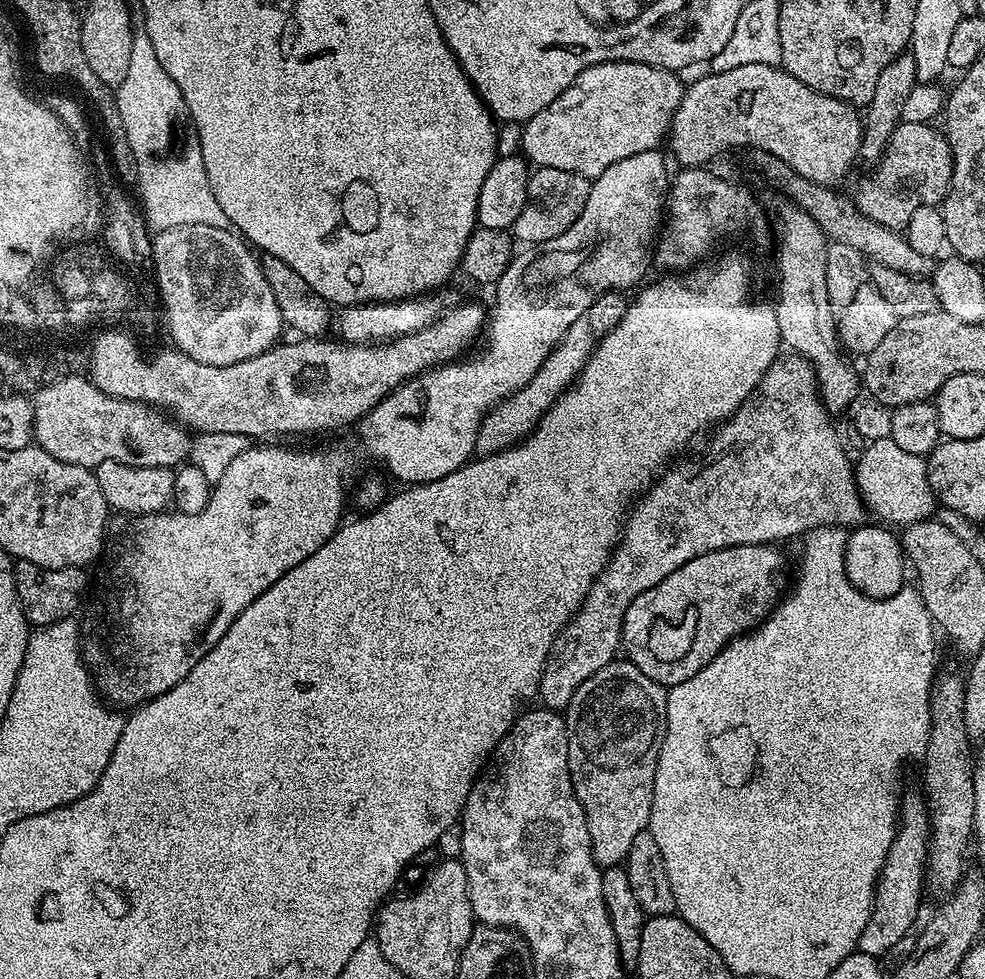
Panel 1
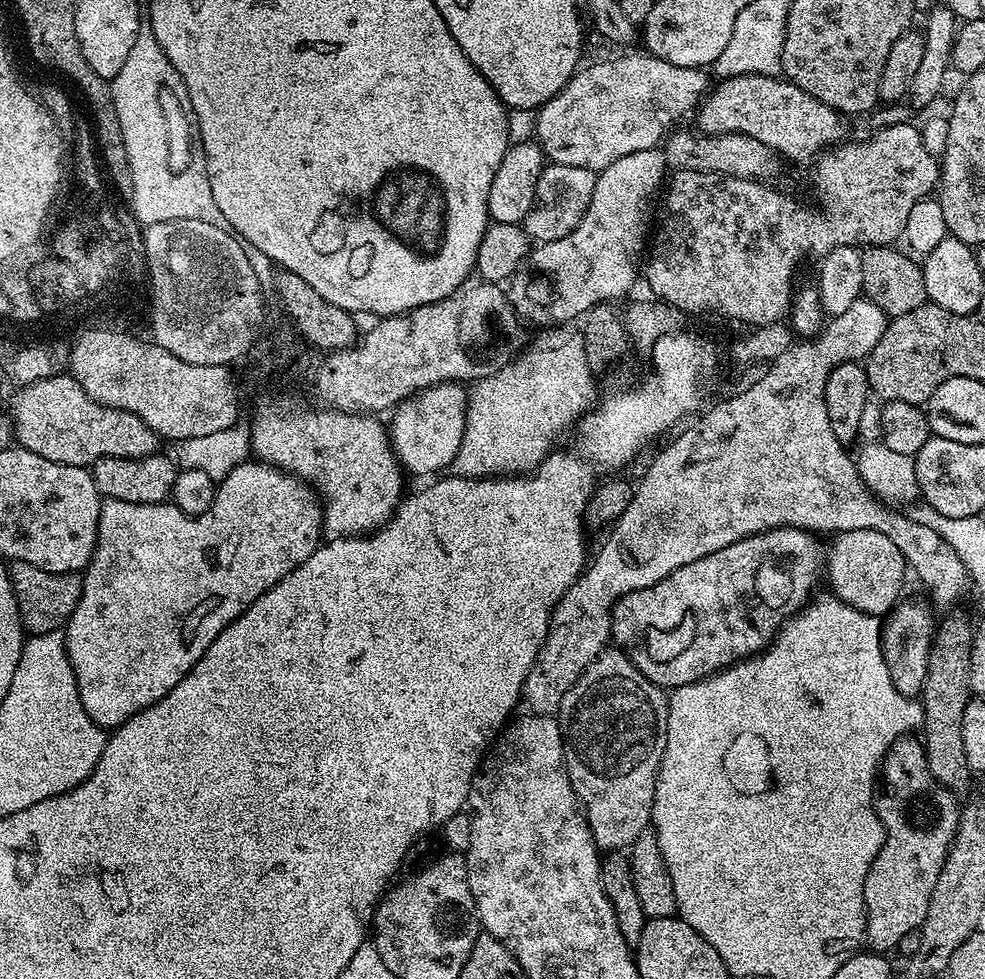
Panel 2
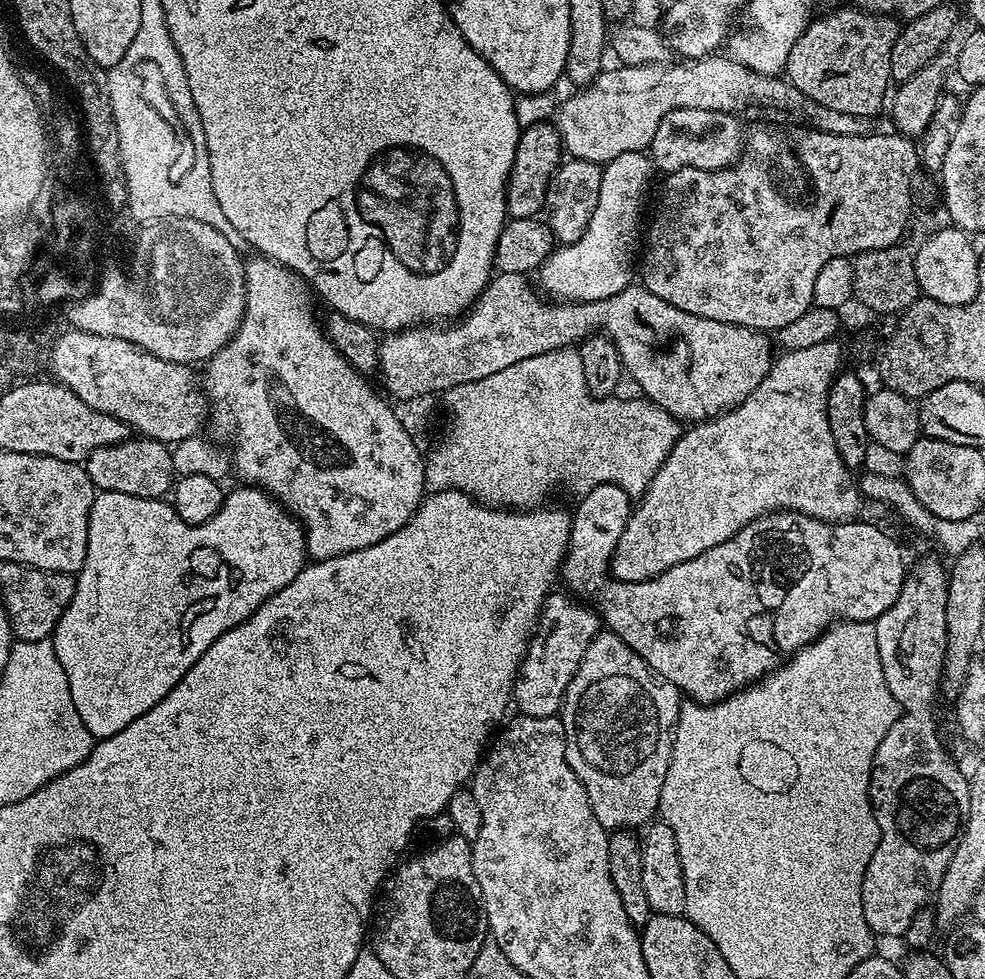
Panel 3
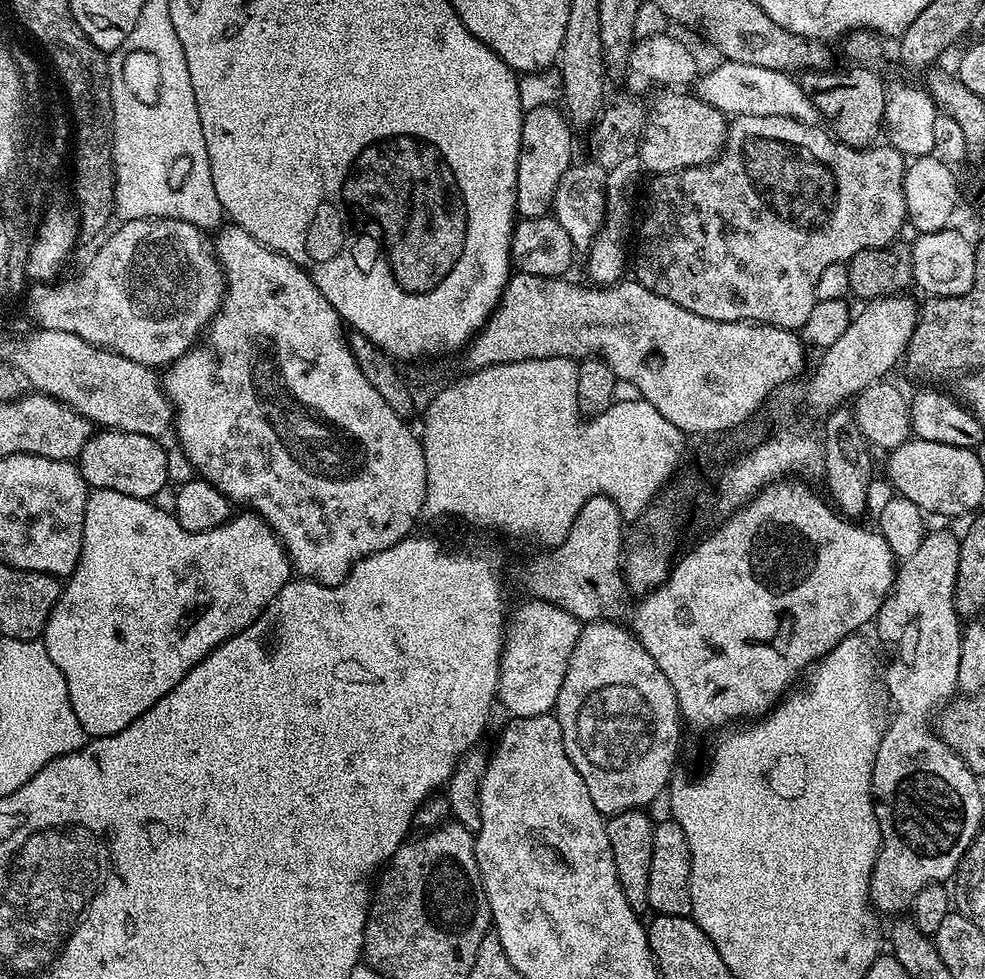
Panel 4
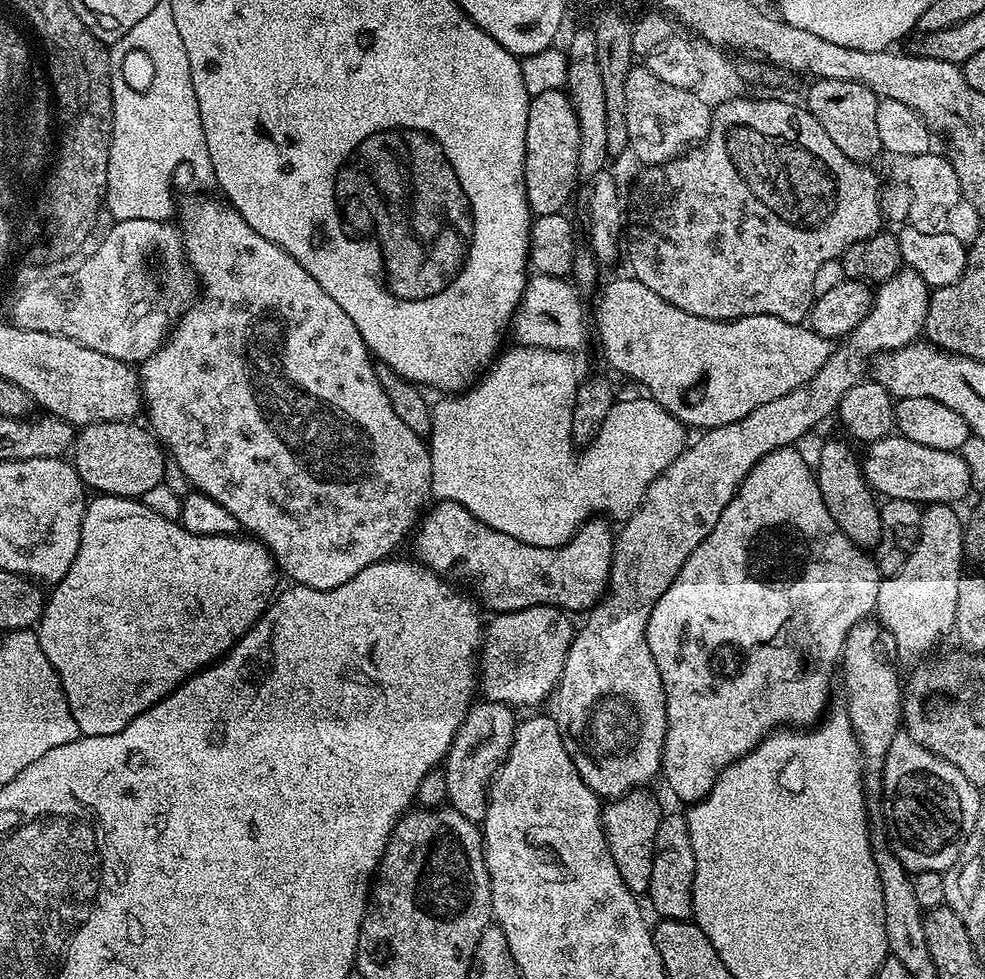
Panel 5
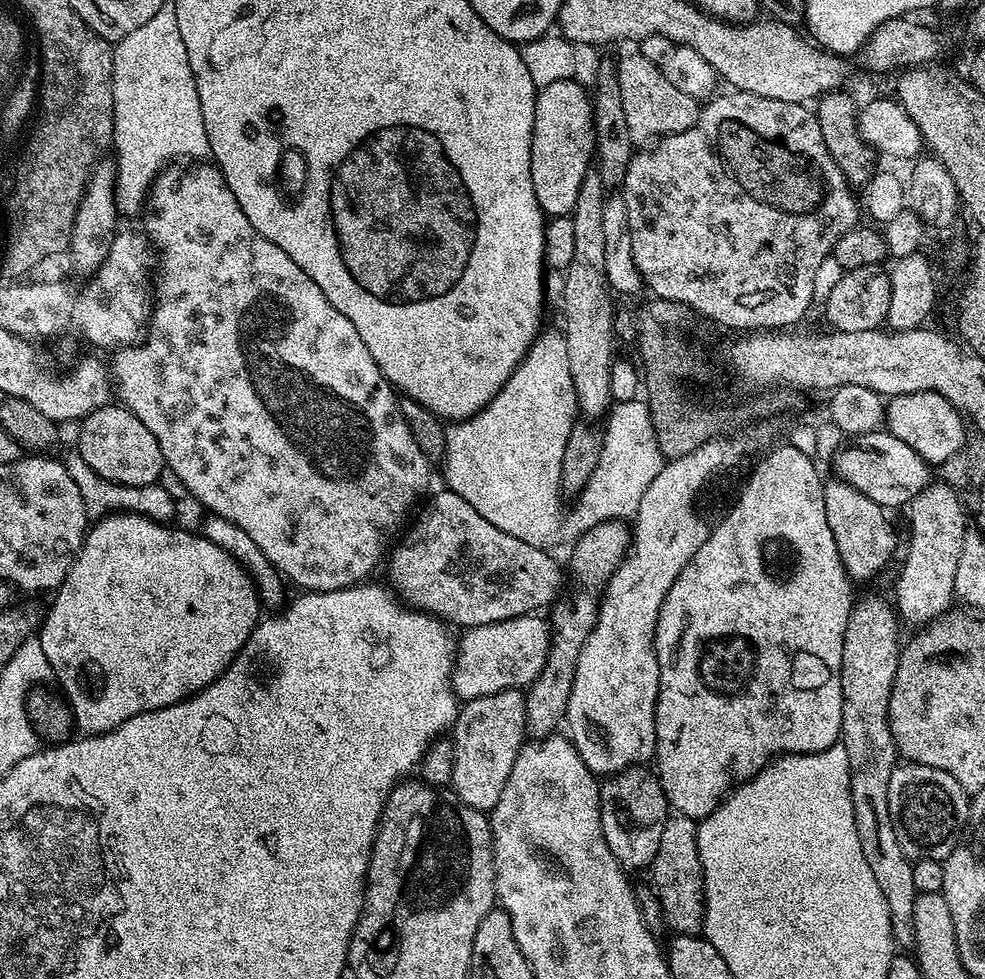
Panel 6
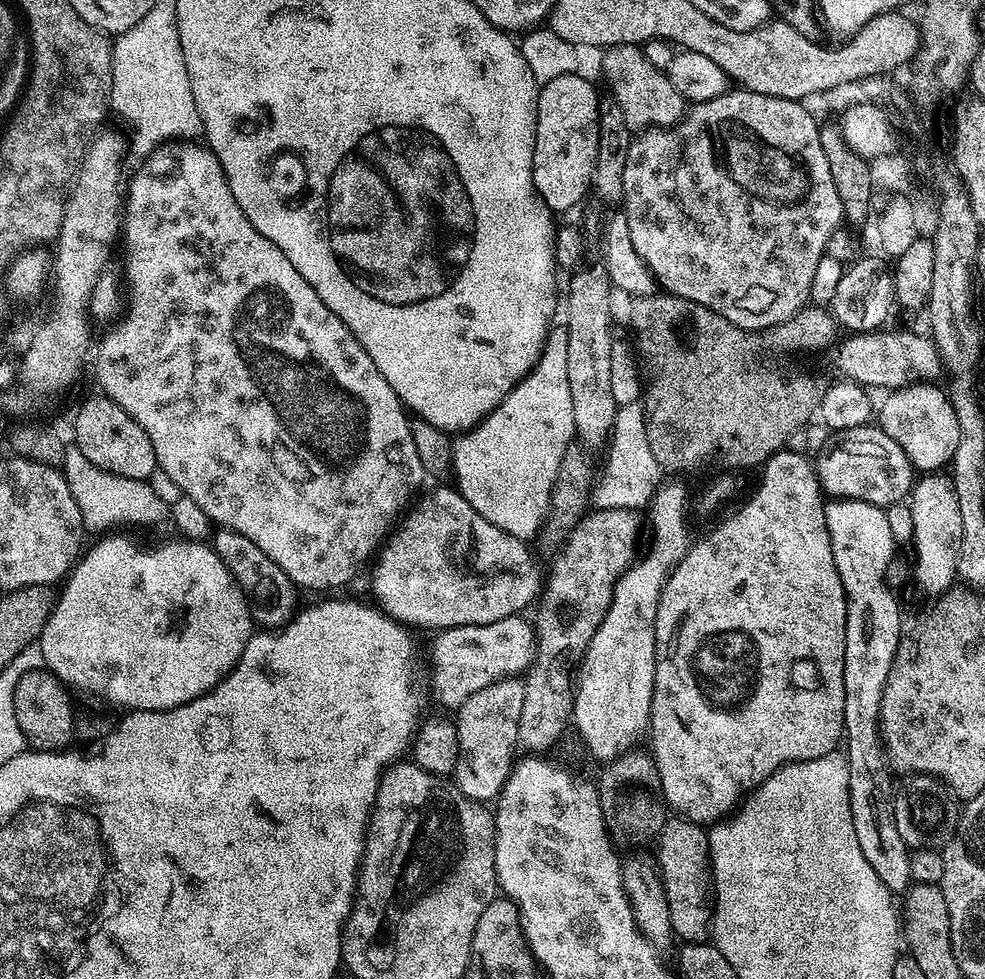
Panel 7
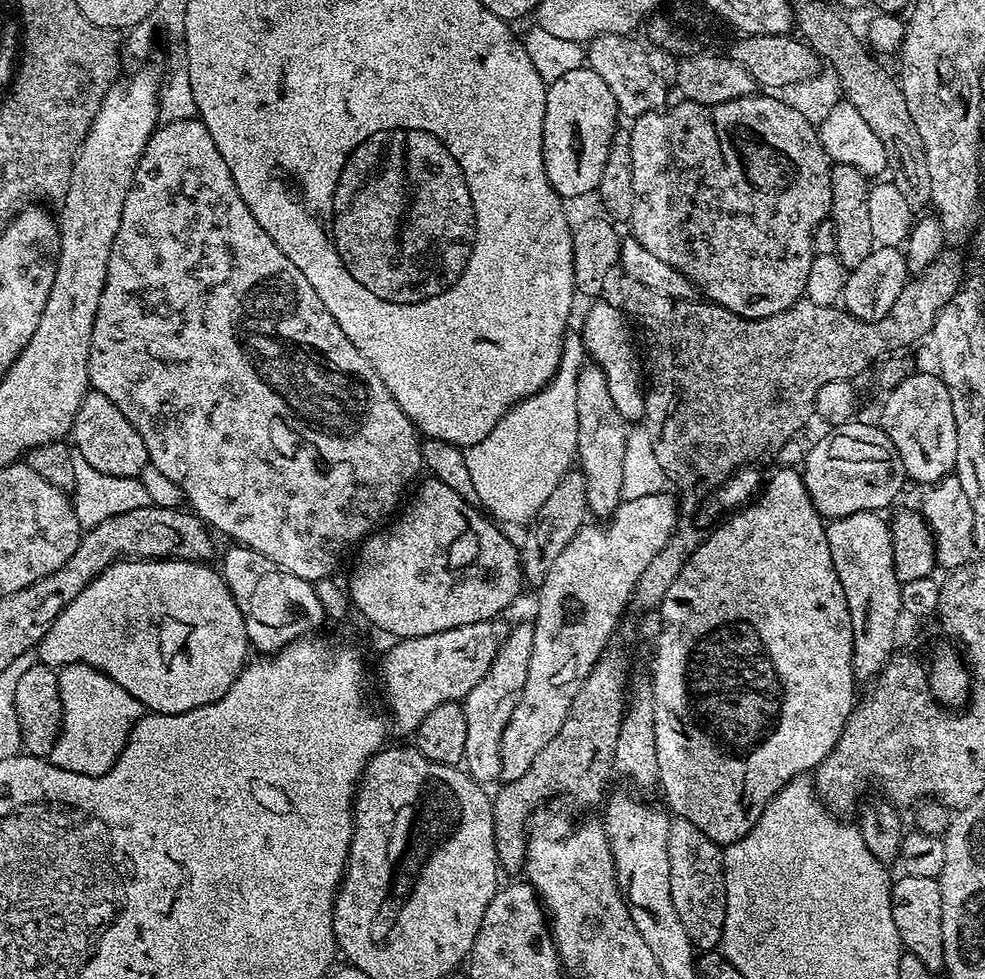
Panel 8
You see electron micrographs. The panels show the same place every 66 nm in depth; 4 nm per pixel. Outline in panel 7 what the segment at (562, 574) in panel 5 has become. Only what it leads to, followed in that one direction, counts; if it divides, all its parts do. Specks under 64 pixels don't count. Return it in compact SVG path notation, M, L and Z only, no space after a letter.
M436 486L432 496L421 495L407 509L406 515L388 533L375 553L371 565L371 599L375 607L396 623L412 630L416 627L443 630L493 624L502 618L523 613L523 608L528 603L531 605L542 591L542 572L540 576L532 561L529 545L506 534L506 530L498 530L498 526L486 522L486 518L482 518L482 514L478 514L455 487L444 487L448 486Z

